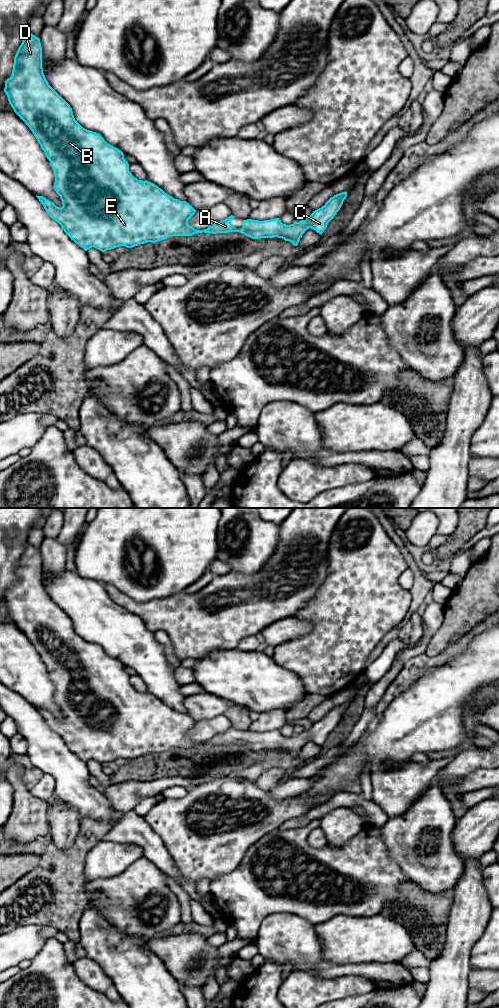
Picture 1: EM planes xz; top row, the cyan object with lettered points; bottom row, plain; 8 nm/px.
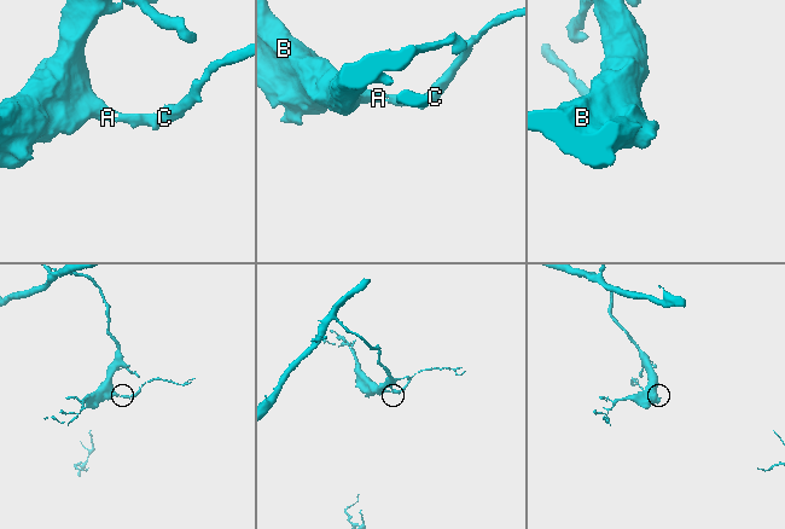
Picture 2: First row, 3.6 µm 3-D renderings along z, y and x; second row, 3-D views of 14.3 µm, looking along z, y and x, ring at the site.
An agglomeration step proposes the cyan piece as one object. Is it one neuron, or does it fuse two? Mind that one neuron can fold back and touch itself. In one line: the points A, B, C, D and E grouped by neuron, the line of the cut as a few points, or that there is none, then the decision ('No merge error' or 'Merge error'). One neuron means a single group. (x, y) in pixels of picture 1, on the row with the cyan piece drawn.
Groups: A B C D E. No split. No merge error

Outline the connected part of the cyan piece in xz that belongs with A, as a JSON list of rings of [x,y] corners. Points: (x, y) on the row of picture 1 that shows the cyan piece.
[[[29,31],[24,35],[14,57],[12,75],[5,81],[4,92],[14,112],[30,128],[50,161],[55,175],[54,190],[63,206],[57,207],[43,196],[36,197],[47,214],[85,251],[92,247],[102,252],[119,246],[132,248],[171,236],[186,237],[203,232],[240,232],[252,239],[278,237],[297,246],[309,228],[322,235],[347,197],[346,191],[336,194],[309,217],[290,225],[283,224],[279,218],[264,221],[247,219],[240,230],[233,230],[231,220],[235,216],[231,215],[207,229],[196,230],[188,224],[196,212],[189,203],[173,198],[154,183],[135,178],[121,150],[108,144],[100,134],[83,128],[75,120],[70,105],[46,80],[40,39]]]

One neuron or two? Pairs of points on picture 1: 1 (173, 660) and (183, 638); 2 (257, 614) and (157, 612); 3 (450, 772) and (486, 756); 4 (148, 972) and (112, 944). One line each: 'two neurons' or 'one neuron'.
1: two neurons
2: one neuron
3: one neuron
4: one neuron

